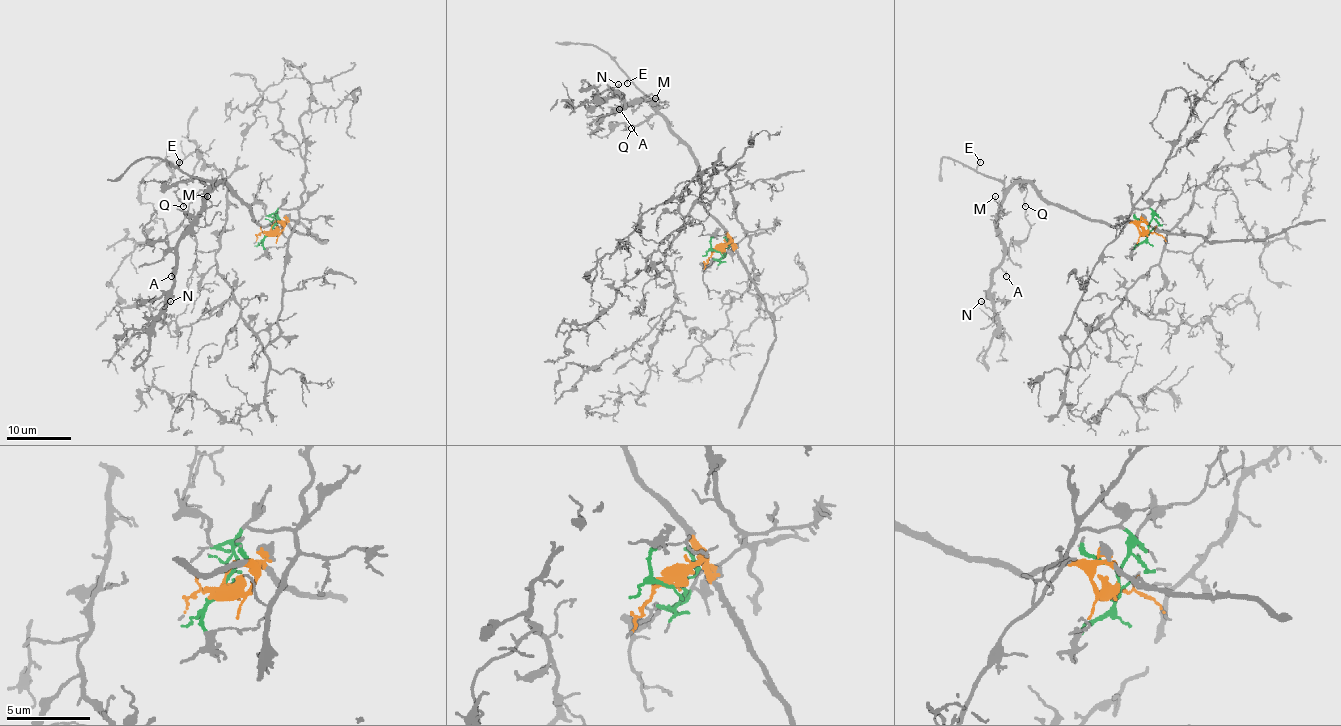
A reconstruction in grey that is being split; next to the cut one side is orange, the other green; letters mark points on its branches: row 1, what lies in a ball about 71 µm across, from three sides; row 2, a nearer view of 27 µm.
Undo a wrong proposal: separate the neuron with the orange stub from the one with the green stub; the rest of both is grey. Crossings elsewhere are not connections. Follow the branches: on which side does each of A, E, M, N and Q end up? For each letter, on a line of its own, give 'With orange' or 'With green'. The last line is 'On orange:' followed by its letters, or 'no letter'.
A: With orange
E: With orange
M: With orange
N: With orange
Q: With orange
On orange: A, E, M, N, Q

